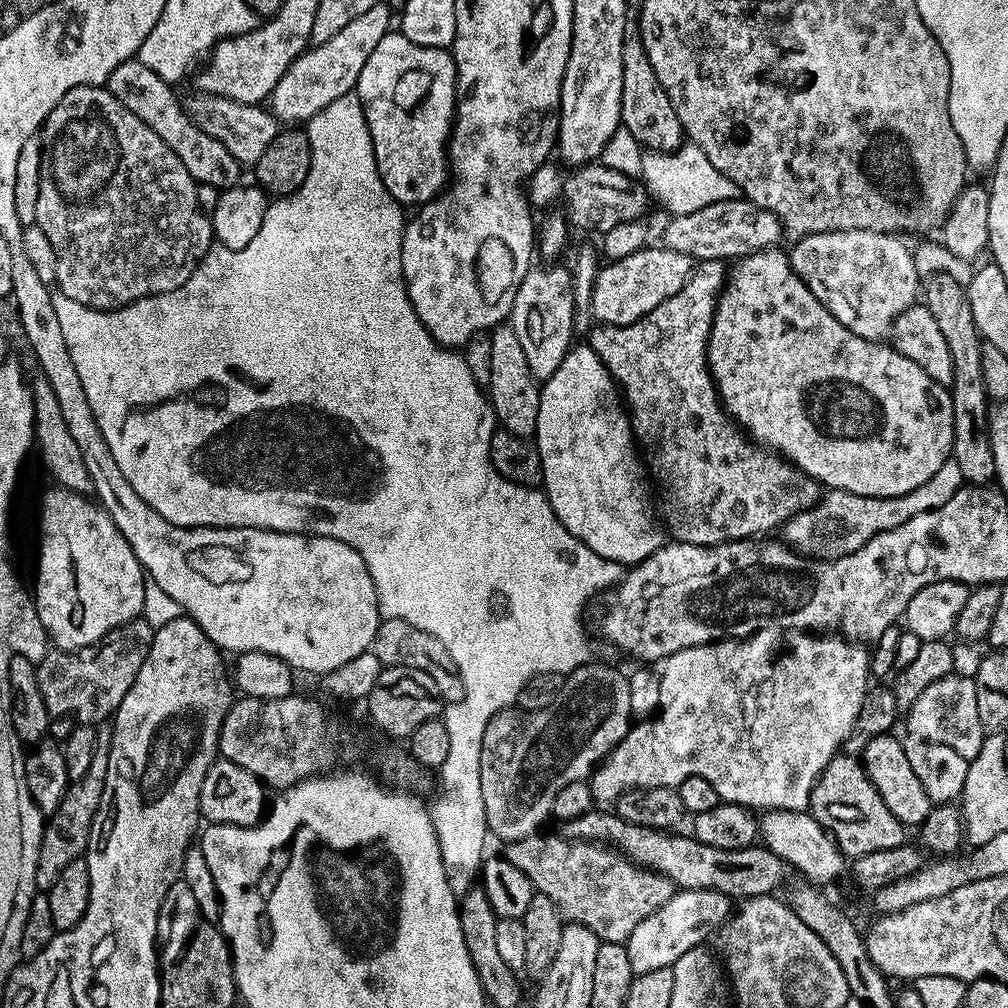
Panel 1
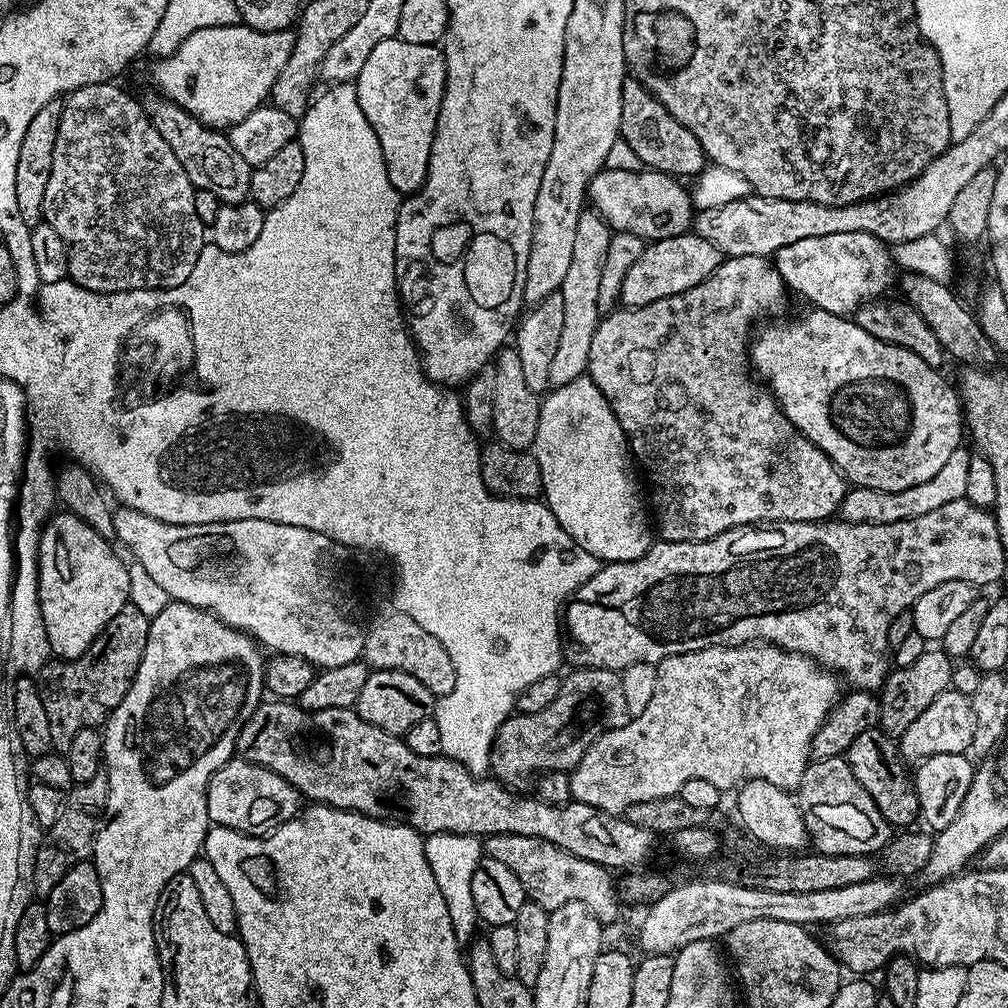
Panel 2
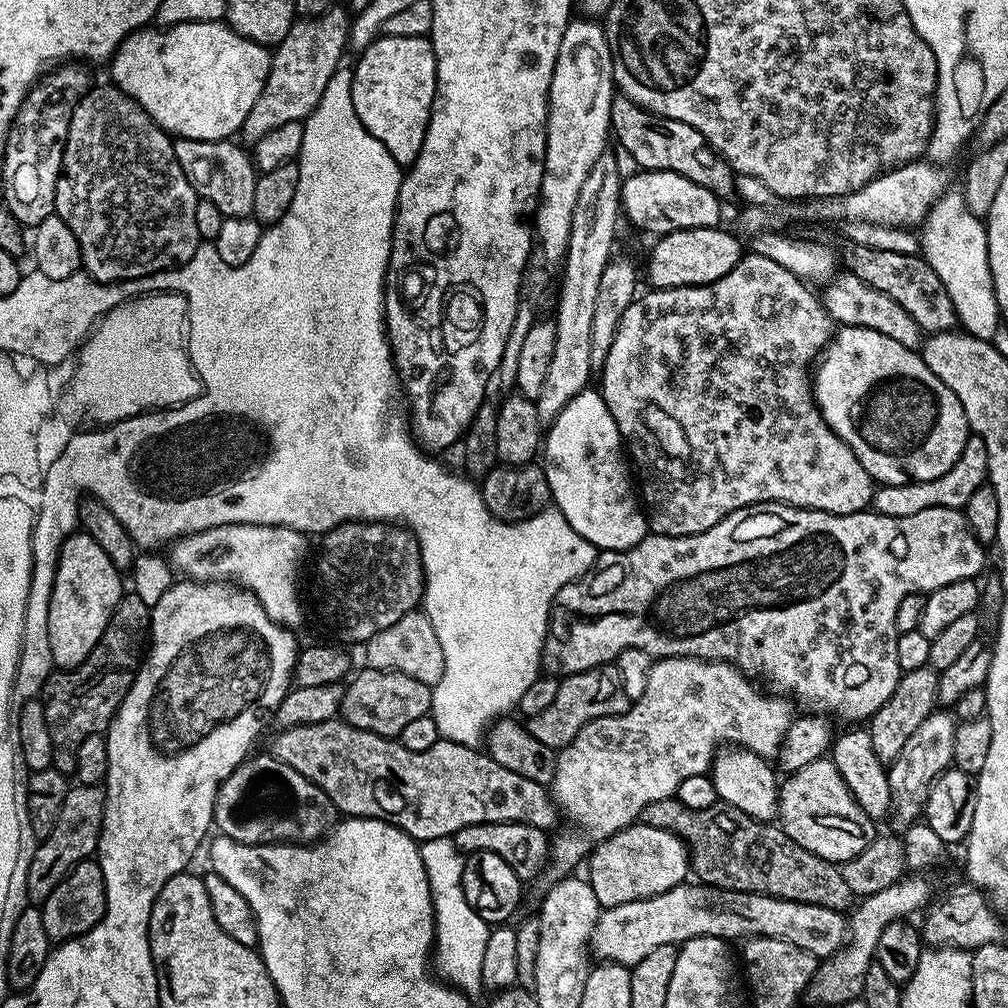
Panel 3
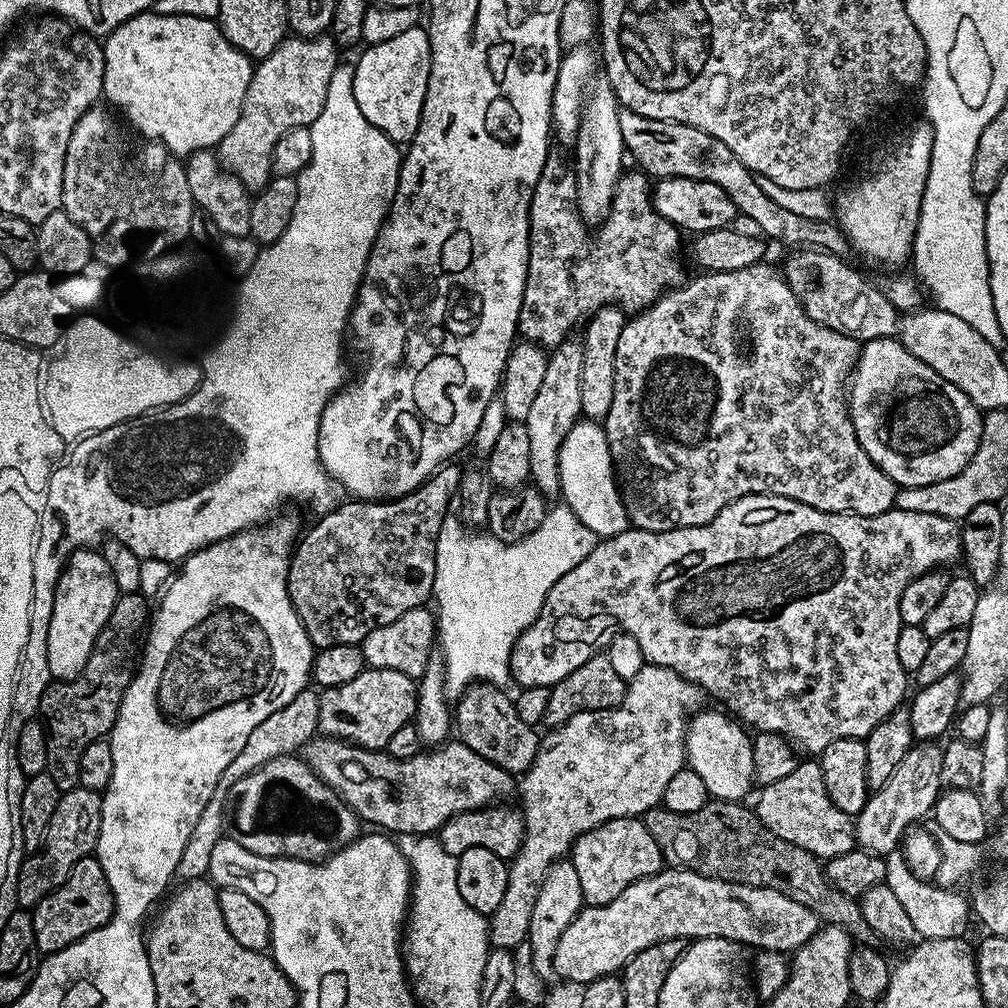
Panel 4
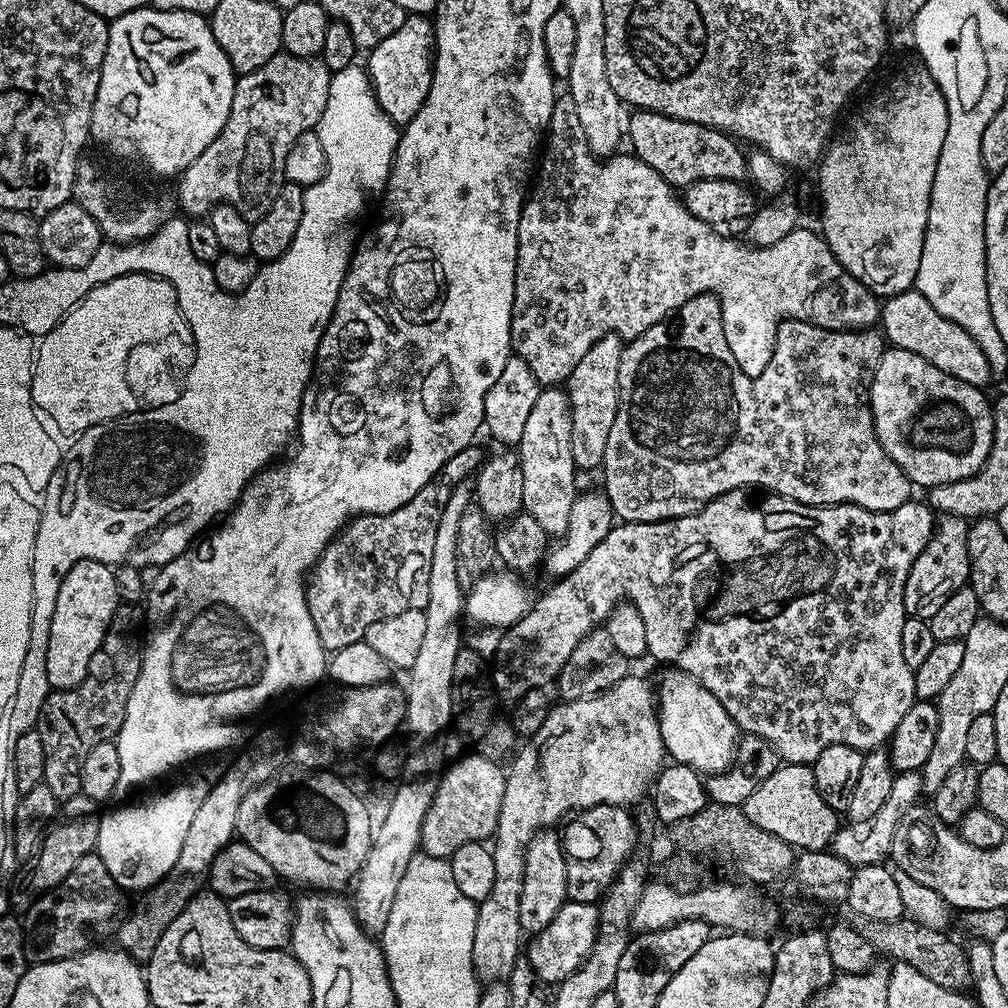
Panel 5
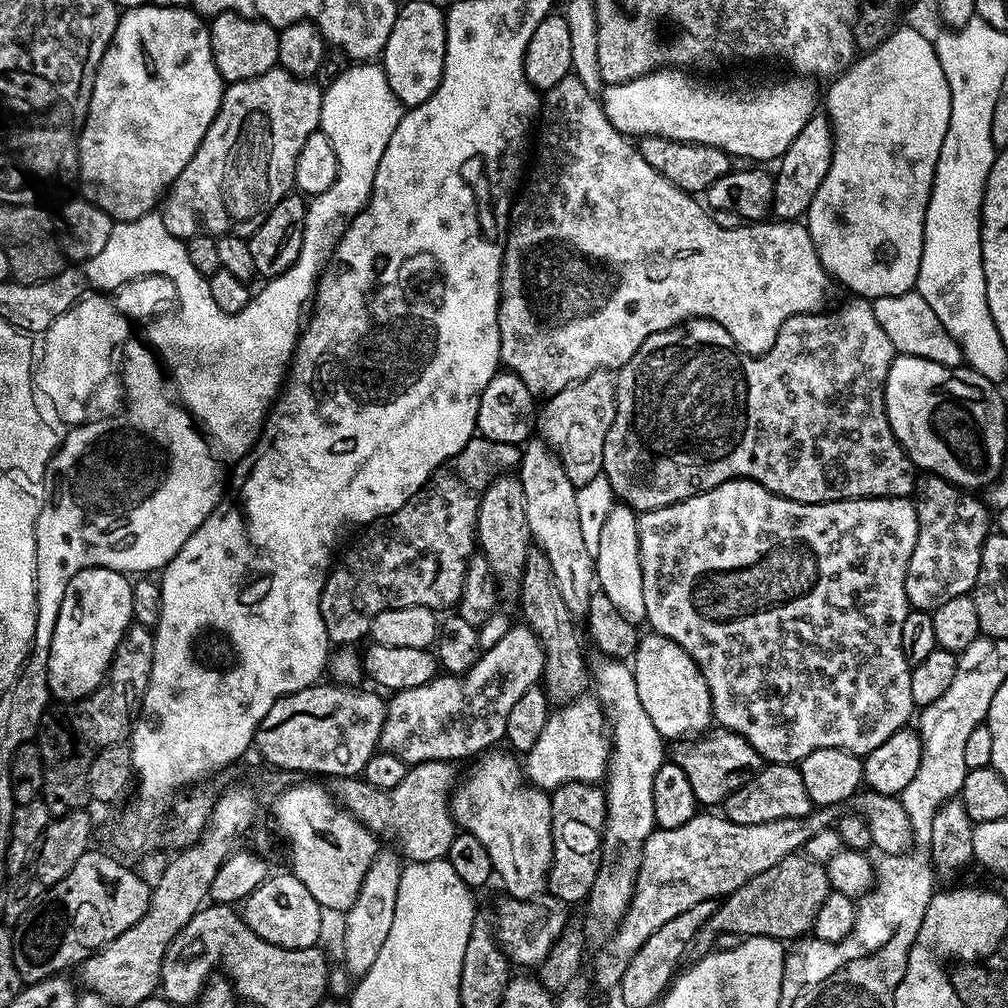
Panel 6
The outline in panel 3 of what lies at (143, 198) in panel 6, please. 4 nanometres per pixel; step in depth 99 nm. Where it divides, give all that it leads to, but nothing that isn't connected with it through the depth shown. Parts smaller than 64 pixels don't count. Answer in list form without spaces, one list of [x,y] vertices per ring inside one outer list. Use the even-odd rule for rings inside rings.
[[[199,20],[198,22],[174,24],[165,28],[145,26],[136,29],[116,48],[116,55],[112,57],[110,67],[112,67],[111,83],[115,84],[117,88],[121,88],[130,98],[134,98],[134,102],[138,102],[138,106],[142,106],[142,110],[146,110],[150,119],[169,136],[182,140],[226,140],[235,137],[235,132],[237,135],[243,129],[250,110],[254,110],[254,102],[258,102],[258,94],[262,94],[262,86],[272,69],[272,52],[263,44],[242,38],[234,29],[229,28],[227,23]]]

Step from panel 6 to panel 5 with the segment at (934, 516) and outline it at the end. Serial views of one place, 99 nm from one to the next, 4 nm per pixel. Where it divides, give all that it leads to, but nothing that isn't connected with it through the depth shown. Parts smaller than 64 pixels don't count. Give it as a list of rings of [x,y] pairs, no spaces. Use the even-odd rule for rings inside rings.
[[[941,515],[935,521],[930,542],[914,558],[914,566],[910,566],[910,574],[906,578],[904,587],[904,610],[907,615],[917,616],[923,620],[929,620],[942,606],[950,594],[954,594],[960,588],[969,583],[970,554],[968,553],[968,529],[969,521],[960,516]]]

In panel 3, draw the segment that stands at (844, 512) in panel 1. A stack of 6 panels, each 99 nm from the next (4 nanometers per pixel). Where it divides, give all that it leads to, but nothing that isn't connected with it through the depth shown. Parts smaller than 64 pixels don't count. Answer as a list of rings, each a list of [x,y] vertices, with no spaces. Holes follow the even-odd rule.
[[[969,435],[958,462],[954,462],[946,474],[933,480],[911,480],[909,484],[885,484],[877,487],[874,492],[874,508],[890,518],[906,518],[906,514],[918,514],[921,510],[931,508],[963,509],[964,504],[970,502],[970,494],[981,488],[987,478],[988,455],[984,443],[977,436]]]

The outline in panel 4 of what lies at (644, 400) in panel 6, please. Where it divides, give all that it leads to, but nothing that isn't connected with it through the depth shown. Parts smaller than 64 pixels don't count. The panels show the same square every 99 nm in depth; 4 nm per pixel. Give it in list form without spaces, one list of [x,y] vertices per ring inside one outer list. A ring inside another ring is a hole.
[[[761,262],[733,272],[696,274],[700,276],[694,277],[689,284],[684,282],[665,292],[650,307],[635,313],[625,323],[614,358],[614,402],[610,402],[610,410],[602,421],[602,427],[608,439],[612,460],[616,464],[618,487],[624,497],[631,527],[665,532],[675,528],[702,526],[713,520],[730,502],[757,494],[785,496],[806,506],[814,506],[814,510],[852,512],[856,516],[877,516],[889,512],[895,505],[898,486],[877,466],[870,454],[862,450],[854,422],[848,413],[846,385],[852,369],[856,367],[856,359],[860,356],[861,341],[811,320],[794,290],[779,279],[776,281],[768,277],[766,265],[767,263]],[[740,320],[744,320],[752,335],[752,357],[749,360],[740,357],[740,340],[736,337]]]

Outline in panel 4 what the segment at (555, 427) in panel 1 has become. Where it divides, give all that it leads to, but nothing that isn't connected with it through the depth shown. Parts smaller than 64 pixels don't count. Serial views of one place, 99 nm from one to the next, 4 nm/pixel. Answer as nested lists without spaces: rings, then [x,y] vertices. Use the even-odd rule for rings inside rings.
[[[581,418],[566,434],[558,456],[560,496],[563,503],[582,522],[590,526],[597,538],[622,534],[630,527],[628,511],[624,505],[616,478],[616,464],[612,460],[608,439],[603,427],[595,420]]]

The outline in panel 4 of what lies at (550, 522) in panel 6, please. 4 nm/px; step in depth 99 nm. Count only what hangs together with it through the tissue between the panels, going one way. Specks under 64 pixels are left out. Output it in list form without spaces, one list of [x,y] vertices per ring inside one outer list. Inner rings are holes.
[[[569,338],[551,349],[548,356],[546,374],[542,377],[542,387],[534,397],[530,406],[530,414],[522,422],[526,430],[530,430],[530,480],[545,496],[554,498],[560,496],[560,475],[558,474],[558,456],[562,450],[562,442],[566,434],[581,419],[582,413],[582,354],[584,345],[579,339]]]

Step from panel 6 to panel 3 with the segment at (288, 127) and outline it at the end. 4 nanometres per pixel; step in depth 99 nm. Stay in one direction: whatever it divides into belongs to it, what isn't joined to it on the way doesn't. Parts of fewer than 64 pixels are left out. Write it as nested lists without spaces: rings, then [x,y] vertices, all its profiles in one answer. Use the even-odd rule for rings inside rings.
[[[337,6],[331,8],[326,14],[321,16],[309,16],[300,18],[292,25],[292,29],[282,38],[280,44],[275,45],[272,52],[272,69],[262,86],[262,94],[258,94],[258,102],[254,102],[254,110],[246,118],[242,129],[242,136],[249,142],[260,140],[270,132],[278,130],[278,126],[286,126],[286,122],[301,122],[308,119],[320,104],[322,94],[326,90],[326,82],[336,73],[336,69],[341,67],[344,56],[344,47],[347,49],[350,44],[350,13],[347,8]]]

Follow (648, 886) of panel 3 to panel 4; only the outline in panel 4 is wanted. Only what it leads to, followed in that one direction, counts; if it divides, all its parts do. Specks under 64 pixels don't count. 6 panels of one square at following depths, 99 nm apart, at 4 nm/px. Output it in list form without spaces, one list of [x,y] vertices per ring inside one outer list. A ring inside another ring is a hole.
[[[635,816],[614,818],[594,830],[579,836],[572,843],[570,859],[574,870],[578,870],[578,883],[582,885],[584,903],[602,906],[614,902],[626,886],[661,871],[666,861],[658,842],[646,830],[643,819]]]

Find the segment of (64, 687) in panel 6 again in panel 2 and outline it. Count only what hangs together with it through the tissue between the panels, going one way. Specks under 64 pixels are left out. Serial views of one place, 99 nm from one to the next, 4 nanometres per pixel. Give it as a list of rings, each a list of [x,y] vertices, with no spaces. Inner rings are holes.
[[[61,511],[61,516],[51,517],[52,525],[47,525],[46,534],[40,538],[40,613],[46,622],[46,638],[50,638],[53,657],[73,660],[85,652],[102,634],[102,630],[129,604],[130,574],[128,564],[120,561],[120,556],[111,548],[109,537],[98,534],[82,518],[73,512]]]

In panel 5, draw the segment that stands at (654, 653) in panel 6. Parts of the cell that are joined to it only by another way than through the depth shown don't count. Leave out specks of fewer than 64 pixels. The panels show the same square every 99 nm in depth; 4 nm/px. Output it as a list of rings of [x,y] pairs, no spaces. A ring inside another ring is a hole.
[[[671,666],[663,669],[660,685],[655,685],[656,702],[660,718],[660,733],[665,753],[675,763],[685,764],[701,774],[725,772],[736,757],[738,729],[736,723],[726,714],[722,702],[681,668]]]

